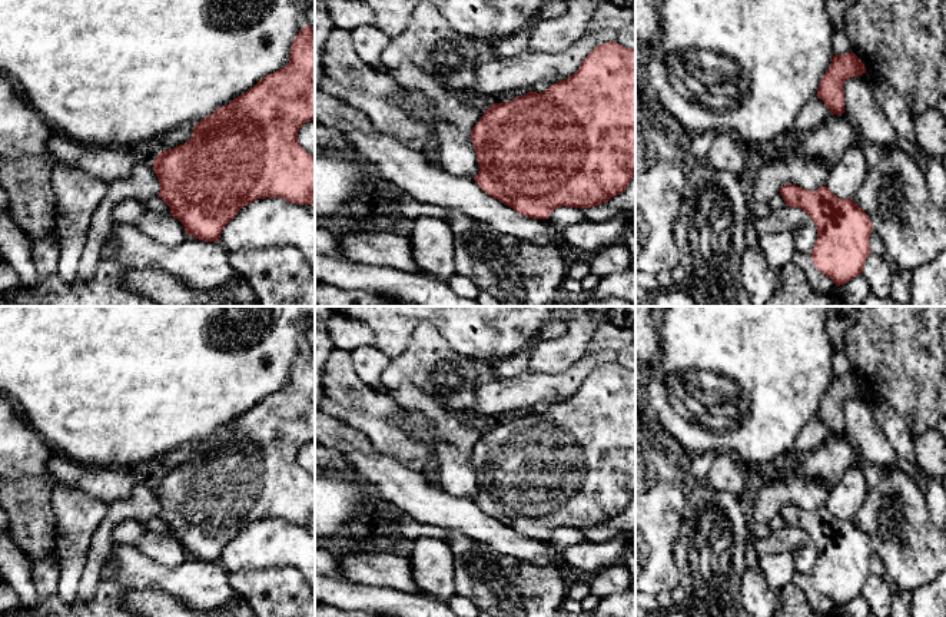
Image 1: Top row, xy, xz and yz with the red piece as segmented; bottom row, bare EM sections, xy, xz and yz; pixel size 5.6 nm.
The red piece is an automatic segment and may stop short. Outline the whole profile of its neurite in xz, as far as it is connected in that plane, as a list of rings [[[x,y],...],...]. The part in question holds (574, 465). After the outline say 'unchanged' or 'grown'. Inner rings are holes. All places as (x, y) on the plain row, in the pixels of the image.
[[[617,362],[598,365],[580,385],[578,391],[568,399],[551,405],[545,412],[530,411],[505,424],[492,424],[484,432],[479,442],[471,451],[471,462],[475,468],[479,492],[474,498],[475,504],[489,517],[512,528],[522,537],[532,540],[548,540],[554,530],[594,528],[605,524],[611,518],[623,514],[635,495],[635,371],[624,368]]]; unchanged

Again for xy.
[[[306,345],[292,362],[289,384],[283,389],[266,395],[248,412],[235,418],[229,425],[216,429],[212,435],[202,439],[193,447],[193,457],[186,464],[170,471],[162,471],[156,477],[152,485],[160,504],[157,518],[170,528],[170,535],[182,543],[187,555],[205,563],[218,563],[222,551],[238,535],[238,533],[258,520],[282,518],[296,525],[315,525],[315,478],[298,462],[299,450],[311,441],[315,441],[315,349]]]; unchanged

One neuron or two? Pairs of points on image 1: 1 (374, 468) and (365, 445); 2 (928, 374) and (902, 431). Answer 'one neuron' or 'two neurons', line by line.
1: two neurons
2: two neurons

